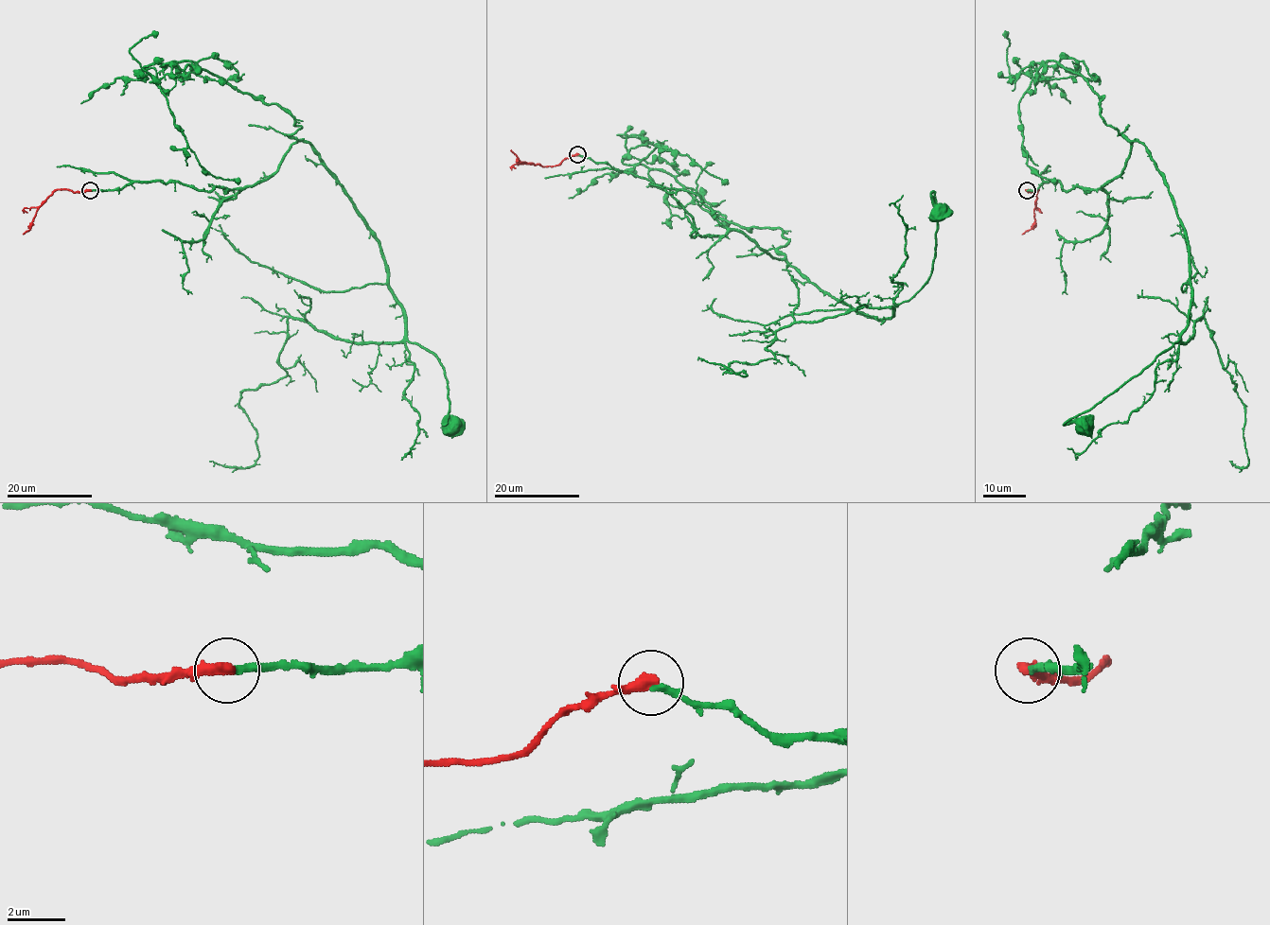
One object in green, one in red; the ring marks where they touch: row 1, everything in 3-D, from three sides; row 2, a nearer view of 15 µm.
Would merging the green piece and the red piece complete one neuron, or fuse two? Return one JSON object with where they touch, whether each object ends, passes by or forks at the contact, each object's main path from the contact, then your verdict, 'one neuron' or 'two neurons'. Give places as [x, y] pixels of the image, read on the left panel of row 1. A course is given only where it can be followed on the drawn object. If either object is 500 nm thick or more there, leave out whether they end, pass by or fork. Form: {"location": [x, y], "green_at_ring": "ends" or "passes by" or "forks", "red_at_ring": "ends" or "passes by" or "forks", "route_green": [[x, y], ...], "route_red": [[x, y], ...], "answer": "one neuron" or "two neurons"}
{"location": [90, 190], "green_at_ring": "ends", "red_at_ring": "ends", "route_green": [[90, 191], [163, 182], [207, 191], [253, 185], [306, 141], [379, 244], [406, 338], [442, 365], [449, 426]], "route_red": [[90, 191], [56, 190], [38, 209], [32, 225], [23, 235]], "answer": "one neuron"}

